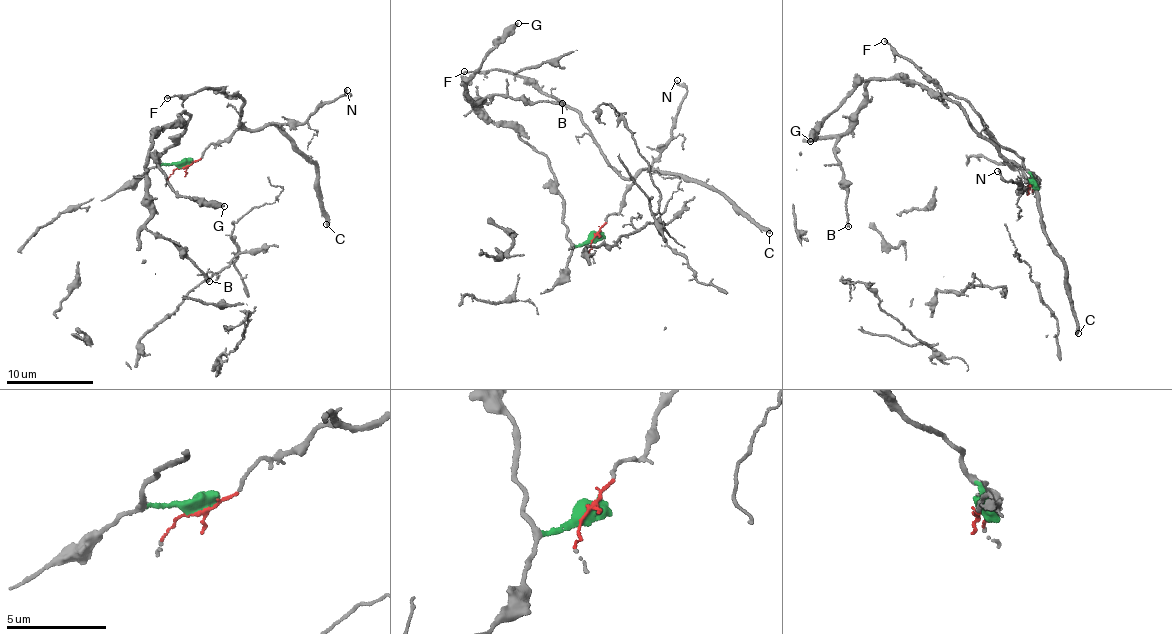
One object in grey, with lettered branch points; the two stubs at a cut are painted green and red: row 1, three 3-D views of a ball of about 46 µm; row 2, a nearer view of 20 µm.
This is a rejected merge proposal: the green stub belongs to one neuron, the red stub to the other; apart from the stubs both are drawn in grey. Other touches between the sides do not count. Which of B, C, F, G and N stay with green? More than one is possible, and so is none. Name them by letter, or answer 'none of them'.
B, G

